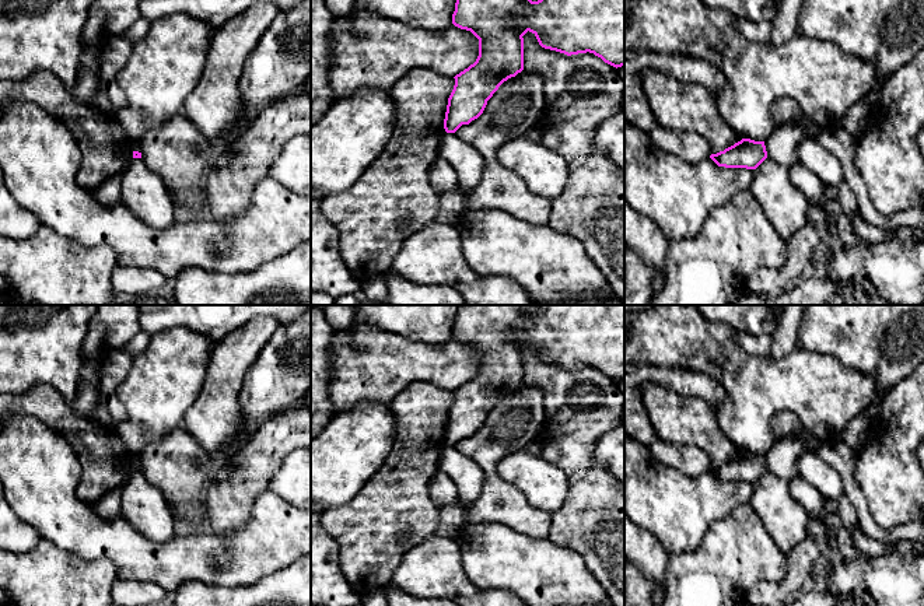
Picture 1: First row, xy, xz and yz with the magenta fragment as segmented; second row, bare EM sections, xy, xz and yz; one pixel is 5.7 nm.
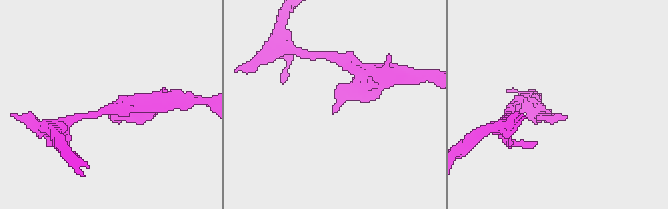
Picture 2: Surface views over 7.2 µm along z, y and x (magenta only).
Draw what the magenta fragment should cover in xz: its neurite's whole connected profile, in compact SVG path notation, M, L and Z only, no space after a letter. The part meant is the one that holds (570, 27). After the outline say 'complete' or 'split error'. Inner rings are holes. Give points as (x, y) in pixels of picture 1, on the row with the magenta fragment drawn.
M456 0L452 24L470 31L479 39L479 56L473 64L456 74L448 98L444 129L455 133L462 125L477 119L498 87L524 70L524 35L532 32L539 45L567 56L594 53L613 67L624 66L624 0Z | complete

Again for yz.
M742 139L710 158L718 167L756 169L767 158L767 151L764 141Z | complete

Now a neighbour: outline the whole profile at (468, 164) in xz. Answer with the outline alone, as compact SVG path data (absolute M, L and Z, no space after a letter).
M455 133L444 134L438 157L455 169L461 190L473 190L480 183L486 161Z

